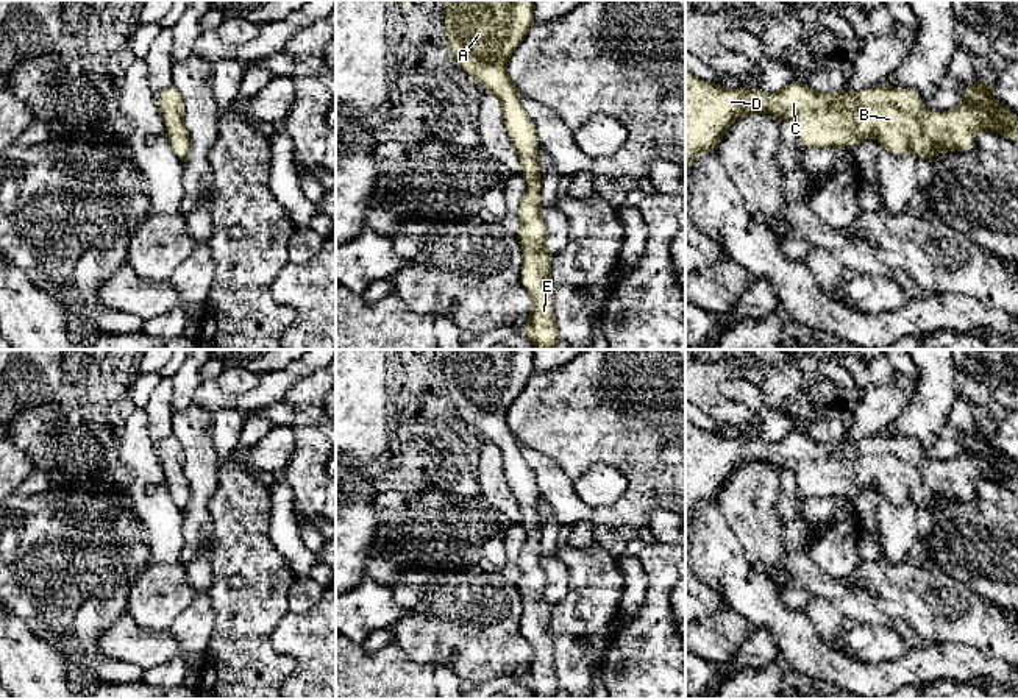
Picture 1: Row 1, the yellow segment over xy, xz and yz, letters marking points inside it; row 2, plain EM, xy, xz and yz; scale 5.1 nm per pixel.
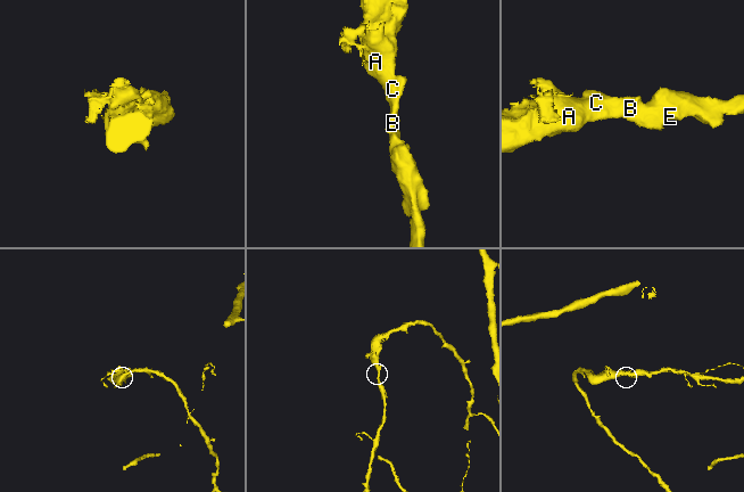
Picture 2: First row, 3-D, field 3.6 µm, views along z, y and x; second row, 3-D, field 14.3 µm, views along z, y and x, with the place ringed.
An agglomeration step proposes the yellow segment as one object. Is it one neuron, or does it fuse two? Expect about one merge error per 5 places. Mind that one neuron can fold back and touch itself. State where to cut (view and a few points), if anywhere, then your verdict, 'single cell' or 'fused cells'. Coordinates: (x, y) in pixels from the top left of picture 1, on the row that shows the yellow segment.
no cut | single cell

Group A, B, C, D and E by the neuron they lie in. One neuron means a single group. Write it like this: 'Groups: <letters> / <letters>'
Groups: A B C D E

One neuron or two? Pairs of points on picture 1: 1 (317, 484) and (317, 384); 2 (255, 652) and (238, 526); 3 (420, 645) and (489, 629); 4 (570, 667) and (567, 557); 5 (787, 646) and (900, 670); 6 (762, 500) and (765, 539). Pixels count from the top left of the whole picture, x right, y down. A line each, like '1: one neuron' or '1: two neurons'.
1: one neuron
2: one neuron
3: one neuron
4: one neuron
5: one neuron
6: one neuron

